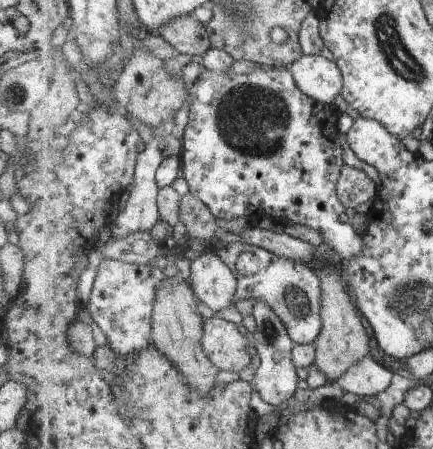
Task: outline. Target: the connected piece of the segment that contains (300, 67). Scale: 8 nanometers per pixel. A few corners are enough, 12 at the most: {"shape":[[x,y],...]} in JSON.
{"shape":[[302,56],[289,68],[301,92],[333,104],[345,80],[335,60]]}

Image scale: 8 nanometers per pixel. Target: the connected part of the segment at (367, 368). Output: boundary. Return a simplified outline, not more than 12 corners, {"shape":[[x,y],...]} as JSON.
{"shape":[[369,356],[338,380],[348,394],[372,397],[393,375]]}

